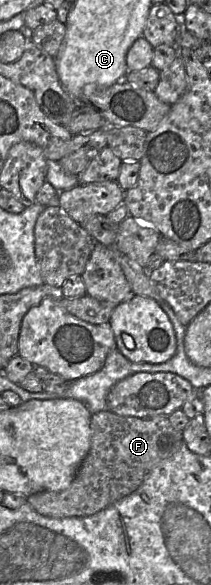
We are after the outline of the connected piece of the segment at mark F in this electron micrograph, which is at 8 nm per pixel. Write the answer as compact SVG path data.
M109 410L91 415L91 446L71 485L60 492L43 491L26 498L35 511L50 518L83 517L93 515L121 498L131 494L148 473L162 460L170 457L182 443L182 432L171 425L168 416L121 416Z

